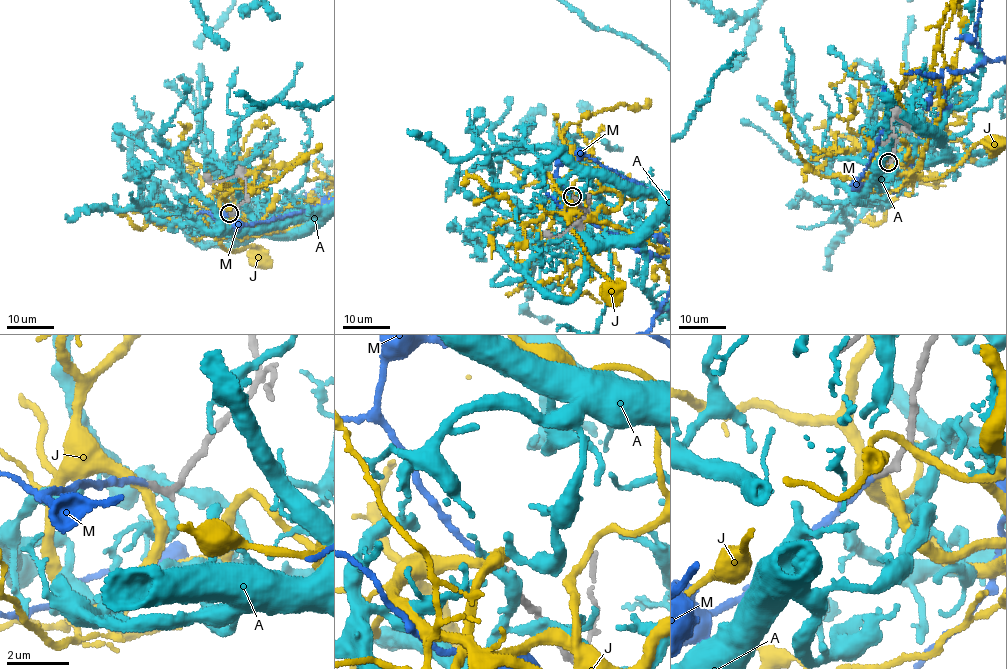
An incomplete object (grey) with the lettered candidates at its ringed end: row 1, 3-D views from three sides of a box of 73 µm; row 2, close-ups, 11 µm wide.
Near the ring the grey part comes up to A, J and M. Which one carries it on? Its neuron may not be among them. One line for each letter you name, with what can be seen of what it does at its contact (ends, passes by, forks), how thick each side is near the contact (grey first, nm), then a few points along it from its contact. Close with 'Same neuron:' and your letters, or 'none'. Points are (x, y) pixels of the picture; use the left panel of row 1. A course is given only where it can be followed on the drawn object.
M: it ends; calibres 220 and 190 nm
Same neuron: M

